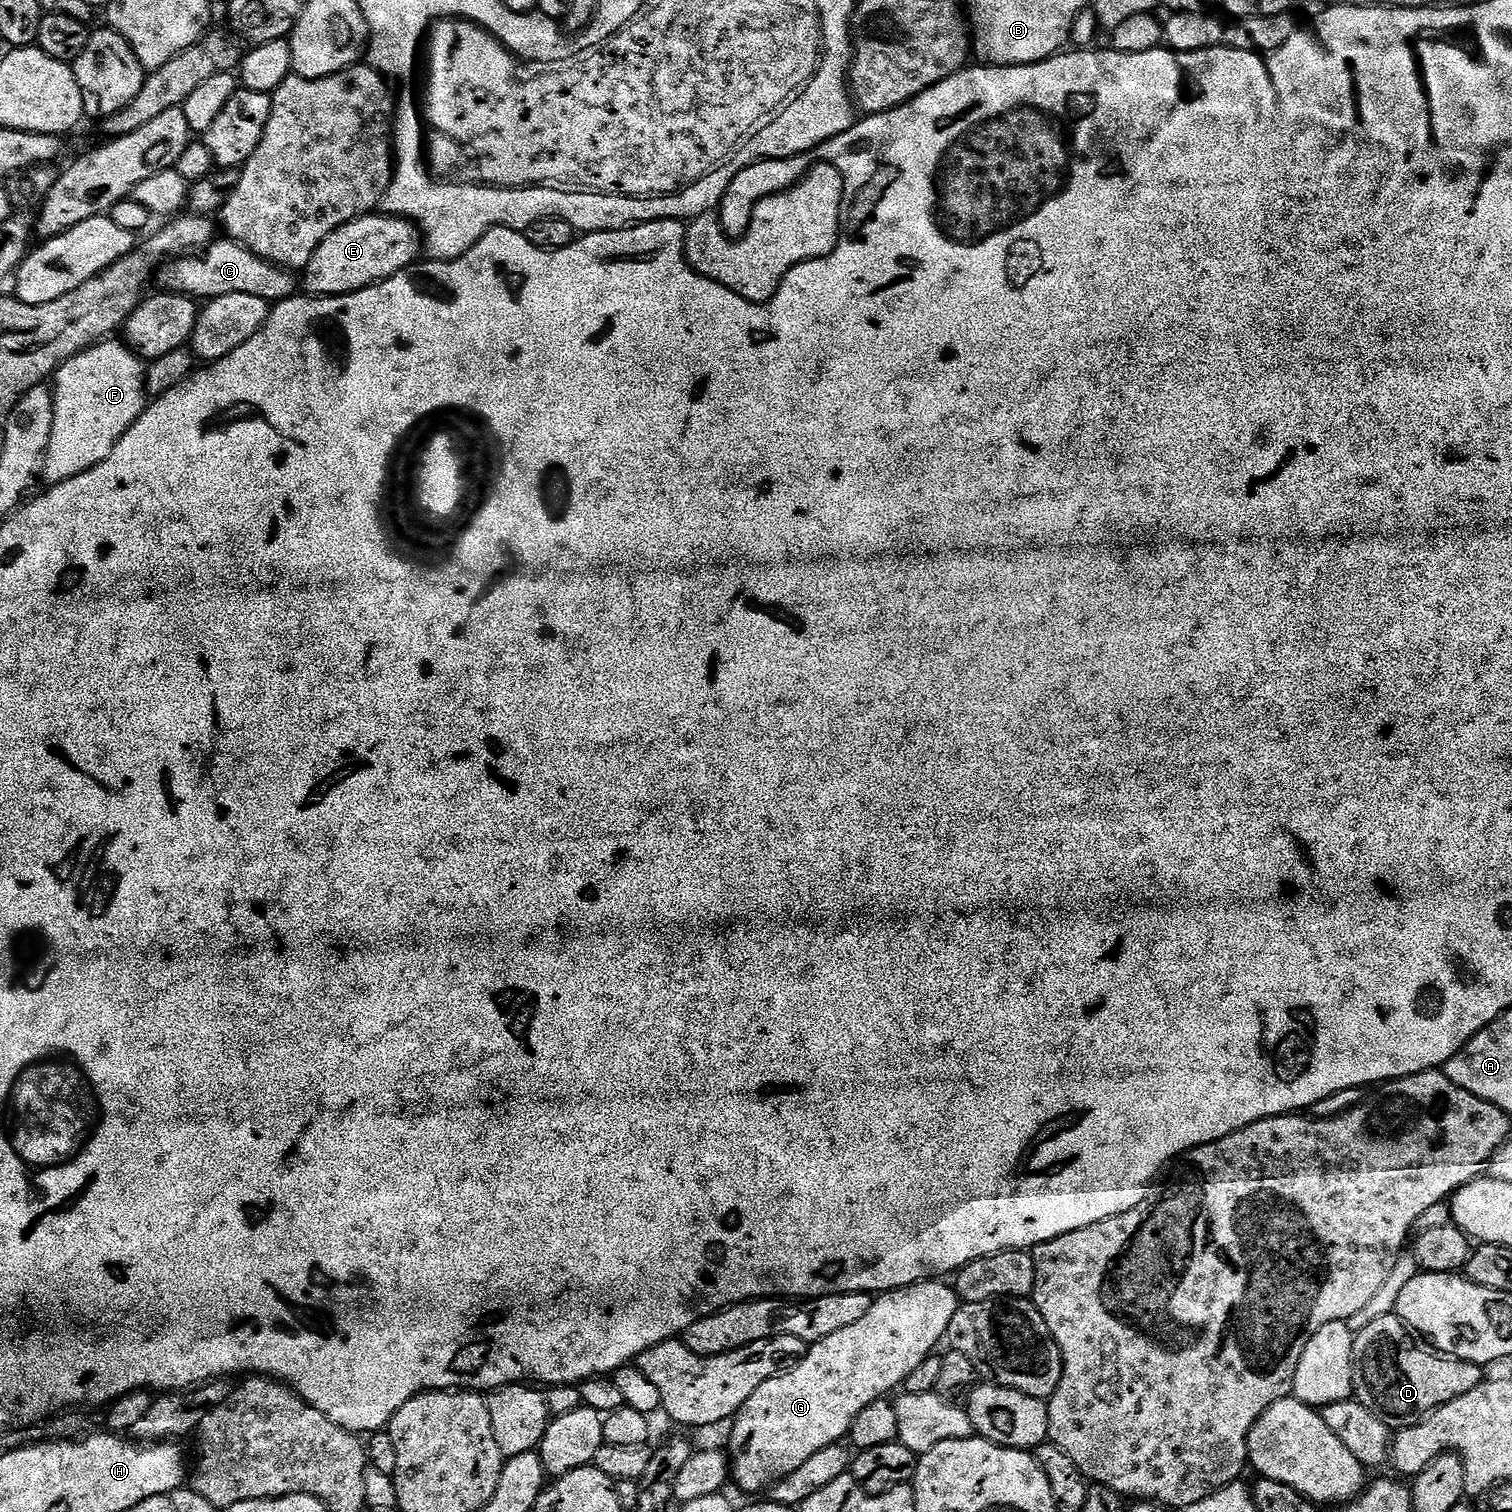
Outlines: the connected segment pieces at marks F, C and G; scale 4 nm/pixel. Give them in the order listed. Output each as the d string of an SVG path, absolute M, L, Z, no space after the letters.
M109 338L94 348L88 348L72 360L65 360L54 373L54 426L50 434L48 455L44 458L42 480L45 485L61 484L98 466L114 450L114 446L134 426L146 407L146 364L127 343Z
M217 239L207 250L190 256L181 256L164 265L158 273L158 284L165 292L175 292L181 296L191 296L197 302L207 302L222 298L226 294L254 294L269 302L288 300L297 295L298 280L291 271L279 268L246 250L234 240Z
M921 1278L915 1284L877 1295L858 1322L813 1343L792 1367L762 1382L754 1394L747 1396L730 1424L732 1437L728 1440L727 1451L730 1453L734 1484L736 1480L737 1486L744 1492L771 1489L772 1485L786 1478L786 1474L794 1474L794 1470L798 1470L806 1458L818 1454L818 1450L841 1443L851 1433L854 1418L858 1418L870 1402L895 1393L904 1380L937 1351L936 1347L947 1337L950 1322L961 1306L962 1300L955 1287L940 1280L943 1279Z

